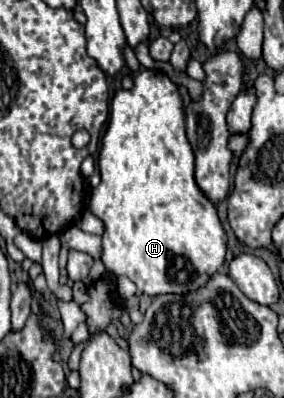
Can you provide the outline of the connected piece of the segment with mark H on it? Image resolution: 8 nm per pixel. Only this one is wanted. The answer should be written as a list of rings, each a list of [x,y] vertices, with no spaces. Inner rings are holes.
[[[140,71],[134,75],[134,89],[130,91],[118,91],[112,99],[112,111],[110,111],[110,125],[108,131],[102,139],[102,149],[100,149],[100,157],[98,157],[98,167],[100,167],[100,185],[92,191],[90,199],[88,199],[88,209],[104,221],[106,231],[102,235],[102,263],[106,265],[106,269],[114,271],[116,275],[124,275],[130,281],[136,283],[138,293],[142,295],[150,295],[150,297],[158,297],[158,295],[166,295],[166,293],[178,293],[184,295],[188,291],[198,291],[200,287],[204,287],[210,279],[210,275],[218,273],[218,269],[224,265],[224,257],[226,257],[226,233],[224,227],[218,219],[218,211],[216,205],[204,195],[204,191],[196,185],[194,179],[194,153],[192,147],[186,139],[186,129],[184,129],[184,113],[182,113],[182,99],[178,93],[178,87],[160,71]]]

